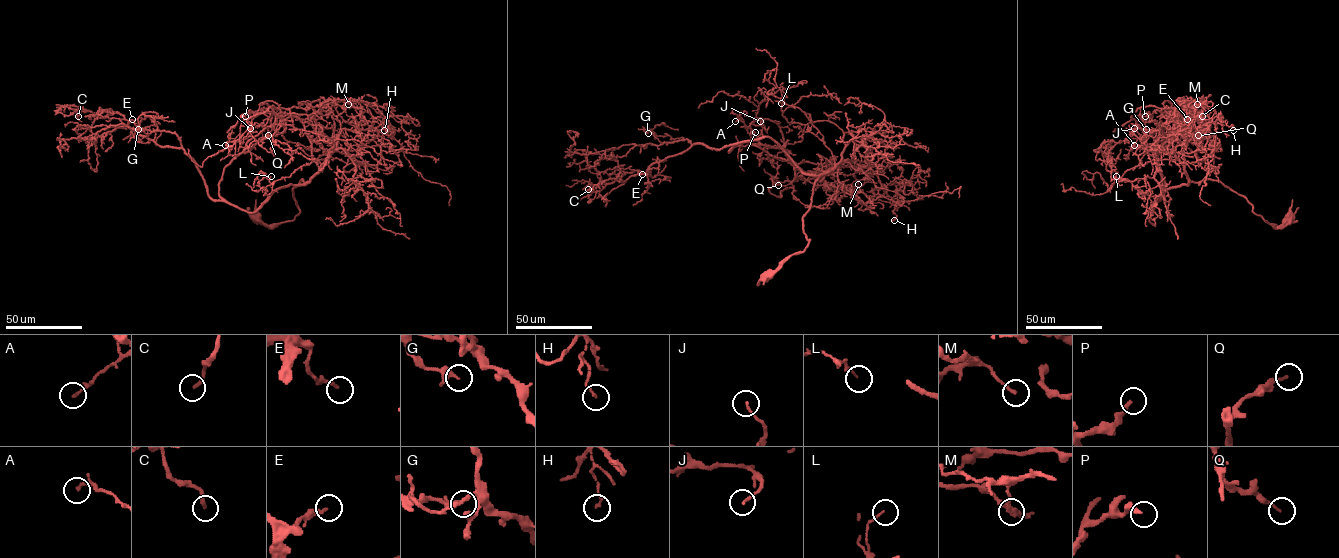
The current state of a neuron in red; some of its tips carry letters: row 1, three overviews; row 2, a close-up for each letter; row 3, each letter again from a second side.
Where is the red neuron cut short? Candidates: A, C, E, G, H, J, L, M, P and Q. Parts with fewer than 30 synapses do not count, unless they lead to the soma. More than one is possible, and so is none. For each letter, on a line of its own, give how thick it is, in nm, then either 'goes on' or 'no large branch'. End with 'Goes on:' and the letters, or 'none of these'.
A: 120 nm | no large branch
C: 190 nm | no large branch
E: 200 nm | no large branch
G: 190 nm | no large branch
H: 130 nm | no large branch
J: 130 nm | no large branch
L: 110 nm | no large branch
M: 170 nm | no large branch
P: 200 nm | goes on
Q: 140 nm | no large branch
Goes on: P

